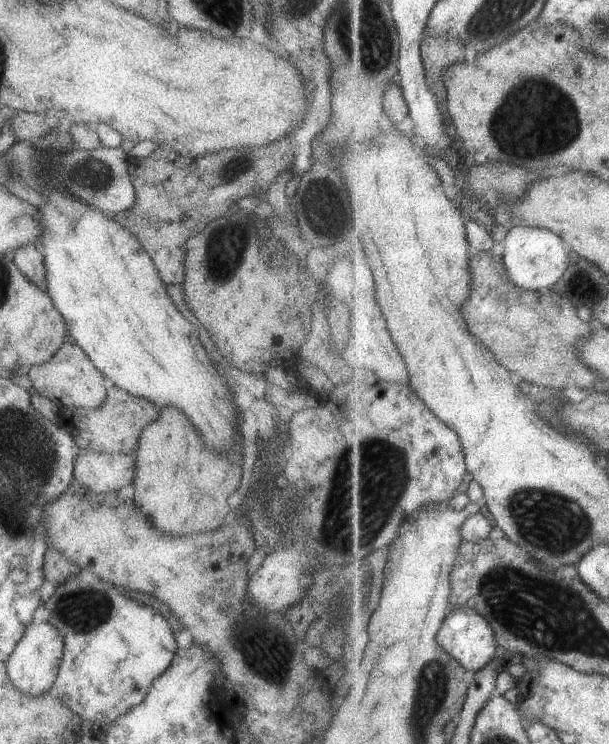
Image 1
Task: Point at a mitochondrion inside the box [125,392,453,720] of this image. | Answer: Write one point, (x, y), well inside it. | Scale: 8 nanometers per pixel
(354, 513)

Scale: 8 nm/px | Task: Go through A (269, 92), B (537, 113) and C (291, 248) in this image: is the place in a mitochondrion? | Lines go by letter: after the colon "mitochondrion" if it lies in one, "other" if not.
A: other
B: mitochondrion
C: other

